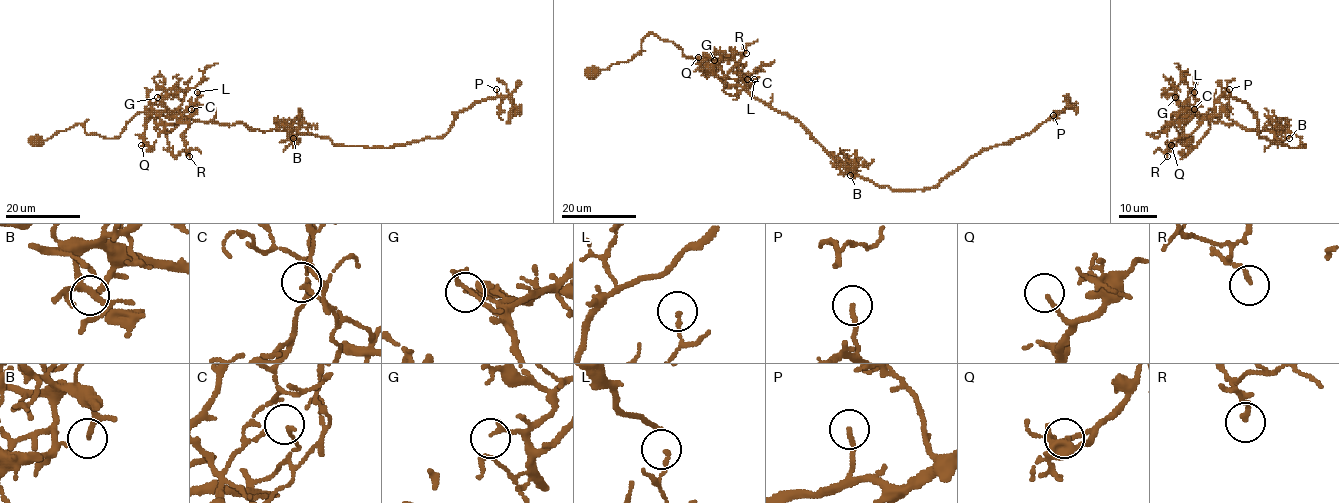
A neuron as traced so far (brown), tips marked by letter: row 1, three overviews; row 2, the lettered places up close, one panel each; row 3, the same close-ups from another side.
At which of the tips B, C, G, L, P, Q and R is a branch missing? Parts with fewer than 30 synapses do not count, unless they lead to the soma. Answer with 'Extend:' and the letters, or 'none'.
Extend: B

